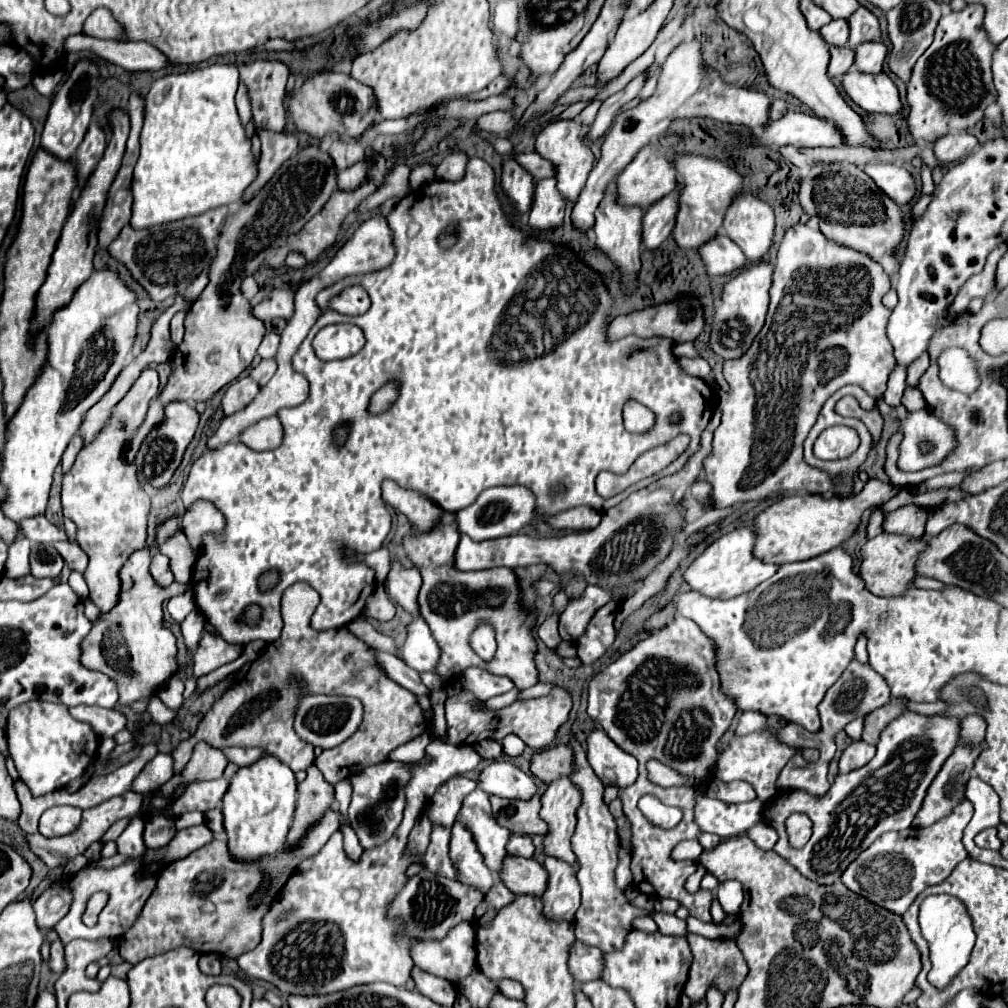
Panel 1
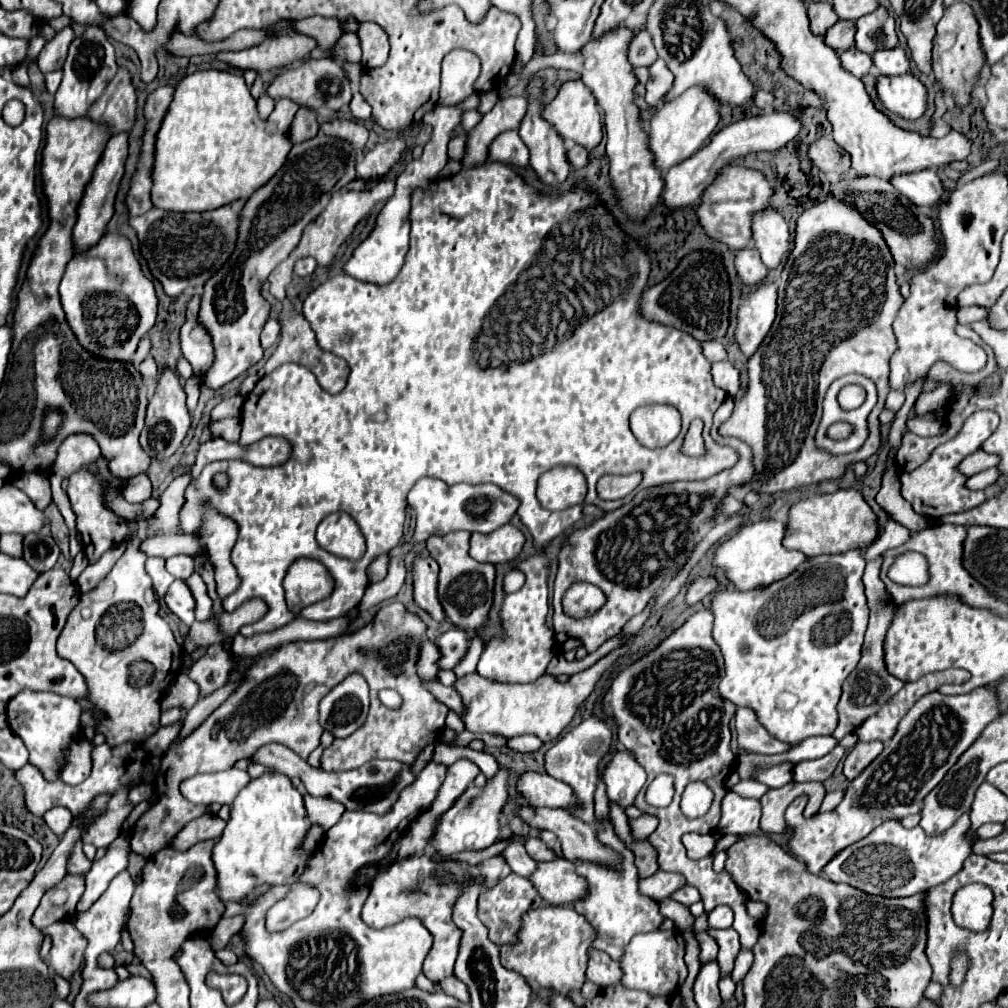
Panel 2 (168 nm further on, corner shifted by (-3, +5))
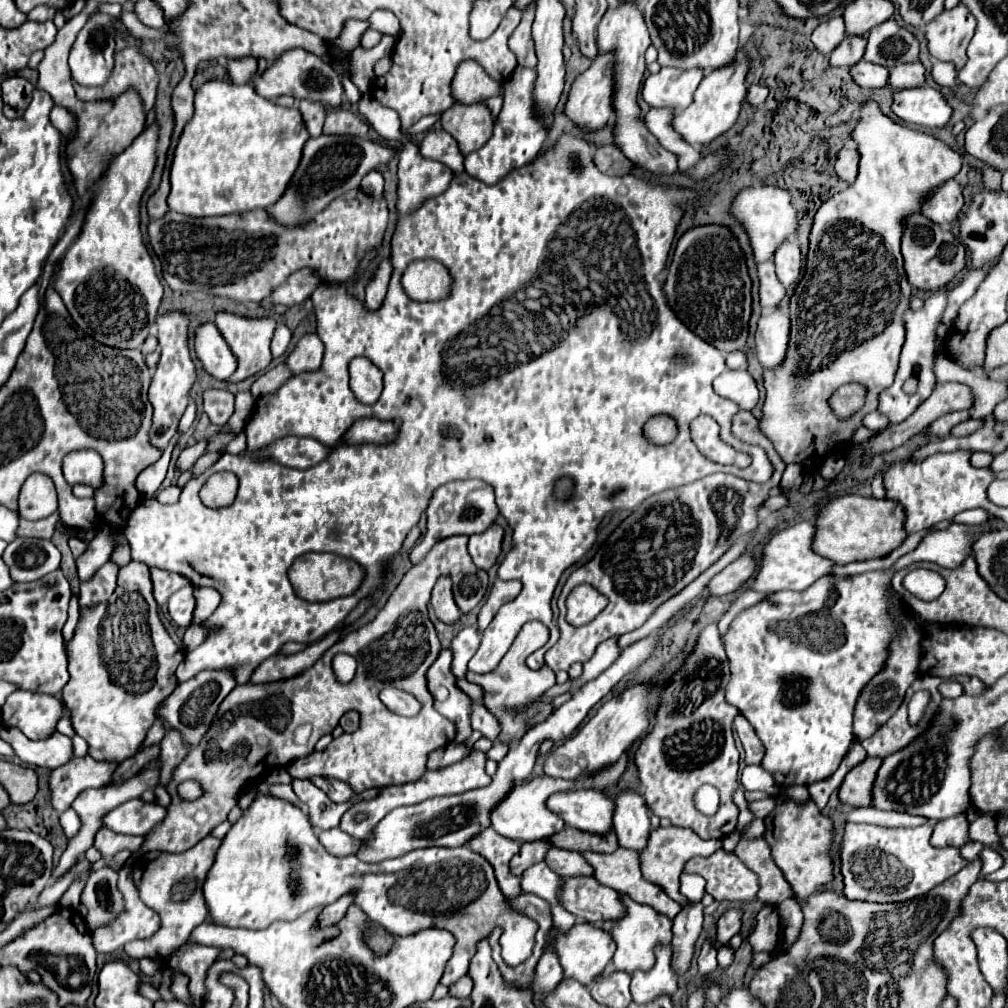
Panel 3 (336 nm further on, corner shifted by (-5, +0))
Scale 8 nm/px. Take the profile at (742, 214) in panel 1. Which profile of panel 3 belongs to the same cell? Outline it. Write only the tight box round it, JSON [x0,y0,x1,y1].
[773,239,801,287]

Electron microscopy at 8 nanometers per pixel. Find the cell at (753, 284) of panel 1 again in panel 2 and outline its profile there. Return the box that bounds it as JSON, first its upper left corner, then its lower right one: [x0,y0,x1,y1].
[735,284,777,358]

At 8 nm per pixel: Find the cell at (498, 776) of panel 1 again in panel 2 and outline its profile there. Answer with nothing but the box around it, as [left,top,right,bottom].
[519,772,579,812]

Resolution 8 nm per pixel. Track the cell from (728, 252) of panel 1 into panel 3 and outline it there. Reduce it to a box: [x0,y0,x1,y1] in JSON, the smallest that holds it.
[757,261,785,309]

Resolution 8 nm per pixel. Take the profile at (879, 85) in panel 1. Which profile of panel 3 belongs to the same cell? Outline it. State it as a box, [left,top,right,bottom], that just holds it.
[891,85,951,127]

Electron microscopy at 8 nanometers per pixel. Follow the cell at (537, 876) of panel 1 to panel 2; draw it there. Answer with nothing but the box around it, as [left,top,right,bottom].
[529,858,589,906]

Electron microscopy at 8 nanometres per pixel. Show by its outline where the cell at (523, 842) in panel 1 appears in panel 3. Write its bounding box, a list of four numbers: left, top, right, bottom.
[545,847,593,877]

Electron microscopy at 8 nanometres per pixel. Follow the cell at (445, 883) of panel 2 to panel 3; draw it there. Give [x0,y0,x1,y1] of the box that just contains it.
[203,795,537,987]

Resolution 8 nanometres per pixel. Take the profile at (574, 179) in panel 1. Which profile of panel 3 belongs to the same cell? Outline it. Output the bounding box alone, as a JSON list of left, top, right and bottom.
[565,55,613,131]

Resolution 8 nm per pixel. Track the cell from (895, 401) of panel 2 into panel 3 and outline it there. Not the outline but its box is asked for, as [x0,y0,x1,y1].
[863,411,889,431]

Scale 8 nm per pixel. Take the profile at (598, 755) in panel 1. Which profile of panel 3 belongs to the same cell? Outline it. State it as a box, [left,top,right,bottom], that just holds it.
[613,789,651,851]

